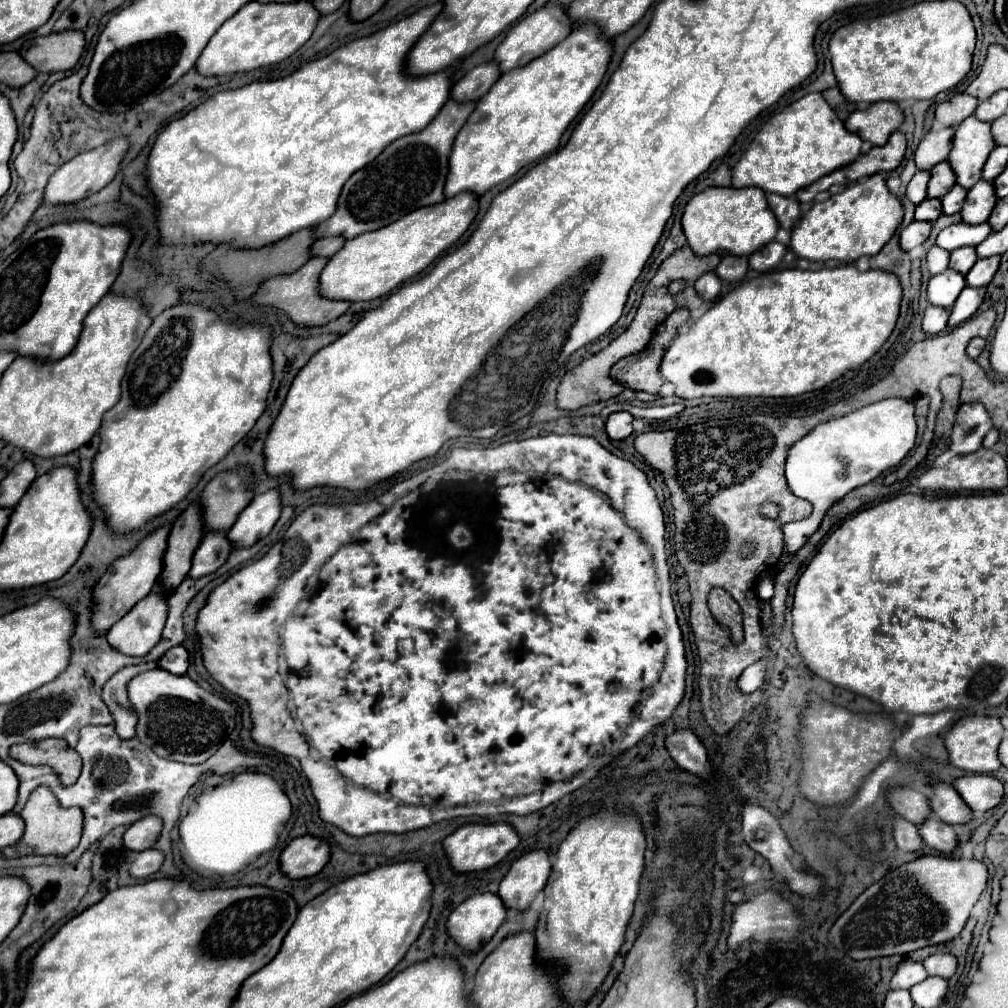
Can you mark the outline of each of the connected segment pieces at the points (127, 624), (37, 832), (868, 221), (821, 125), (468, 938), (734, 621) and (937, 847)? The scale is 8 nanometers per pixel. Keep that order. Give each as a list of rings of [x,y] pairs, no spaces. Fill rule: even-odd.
[[[157,582],[153,586],[153,590],[141,602],[137,602],[117,624],[111,626],[111,630],[107,632],[107,640],[113,644],[113,648],[119,648],[123,654],[129,654],[129,656],[147,654],[157,644],[157,640],[161,638],[161,632],[165,628],[167,614],[169,614],[167,600],[169,600],[167,588],[161,582]]]
[[[37,786],[23,812],[21,818],[25,820],[25,832],[21,840],[13,846],[7,846],[3,850],[5,856],[23,856],[23,854],[67,854],[71,848],[79,844],[81,832],[83,832],[83,812],[79,808],[63,808],[55,794],[47,786]]]
[[[873,174],[855,186],[831,196],[825,202],[817,202],[791,232],[791,250],[799,258],[829,260],[837,258],[853,262],[859,256],[875,256],[895,234],[903,220],[901,200],[889,192],[881,174]]]
[[[807,94],[775,114],[753,138],[733,168],[733,188],[757,186],[765,192],[791,196],[815,180],[851,164],[861,150],[861,138],[847,132],[821,94]]]
[[[473,894],[461,902],[447,920],[447,932],[469,952],[483,948],[507,918],[507,906],[499,894]]]
[[[714,588],[708,597],[708,606],[713,612],[713,618],[717,624],[725,624],[729,628],[731,640],[736,643],[742,642],[743,616],[740,606],[731,595],[722,588]]]
[[[937,816],[927,818],[925,824],[919,828],[919,834],[929,848],[933,848],[935,852],[939,852],[943,856],[951,856],[955,852],[955,848],[959,846],[959,838],[957,838],[953,826],[943,824]]]

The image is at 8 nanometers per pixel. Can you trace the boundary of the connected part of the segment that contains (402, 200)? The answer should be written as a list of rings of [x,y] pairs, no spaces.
[[[449,100],[441,114],[423,130],[417,134],[403,136],[401,140],[391,142],[375,160],[375,164],[367,164],[359,172],[355,172],[347,184],[343,186],[343,192],[339,196],[339,204],[335,214],[325,220],[323,224],[315,226],[317,236],[335,236],[341,234],[345,238],[355,238],[363,232],[379,230],[401,216],[413,212],[421,206],[439,204],[445,200],[443,188],[449,174],[449,154],[455,142],[455,136],[463,128],[465,120],[475,110],[477,102],[457,102]]]

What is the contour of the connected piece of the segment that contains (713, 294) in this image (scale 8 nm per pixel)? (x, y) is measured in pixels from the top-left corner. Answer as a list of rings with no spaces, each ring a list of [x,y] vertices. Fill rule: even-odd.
[[[707,272],[695,282],[695,290],[703,300],[713,302],[721,292],[721,280],[715,276],[715,272]]]

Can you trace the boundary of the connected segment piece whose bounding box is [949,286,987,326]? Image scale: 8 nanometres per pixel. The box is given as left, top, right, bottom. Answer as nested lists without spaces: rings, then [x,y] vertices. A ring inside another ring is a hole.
[[[971,286],[963,288],[963,292],[959,294],[959,298],[955,300],[955,304],[951,308],[949,326],[957,326],[957,324],[969,320],[977,312],[977,308],[981,306],[985,292],[987,292],[985,286],[983,288],[971,288]]]

